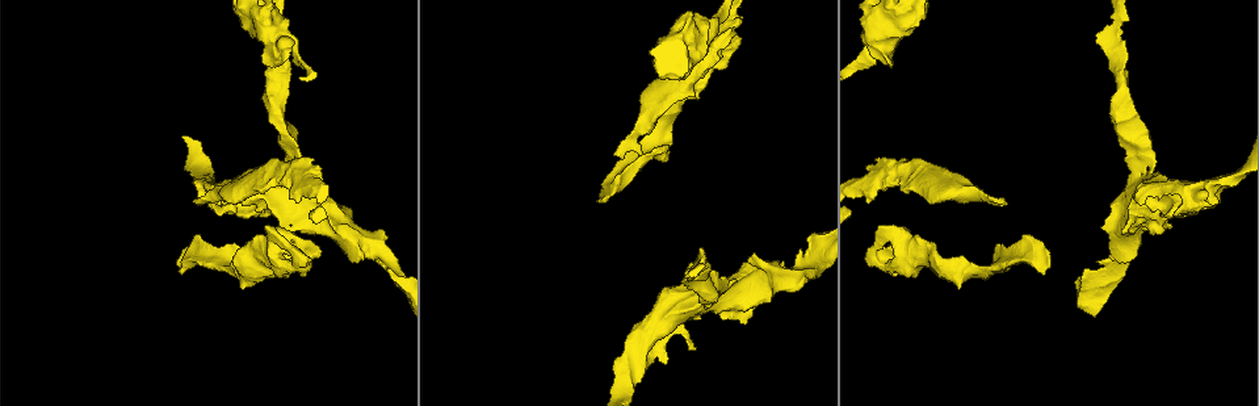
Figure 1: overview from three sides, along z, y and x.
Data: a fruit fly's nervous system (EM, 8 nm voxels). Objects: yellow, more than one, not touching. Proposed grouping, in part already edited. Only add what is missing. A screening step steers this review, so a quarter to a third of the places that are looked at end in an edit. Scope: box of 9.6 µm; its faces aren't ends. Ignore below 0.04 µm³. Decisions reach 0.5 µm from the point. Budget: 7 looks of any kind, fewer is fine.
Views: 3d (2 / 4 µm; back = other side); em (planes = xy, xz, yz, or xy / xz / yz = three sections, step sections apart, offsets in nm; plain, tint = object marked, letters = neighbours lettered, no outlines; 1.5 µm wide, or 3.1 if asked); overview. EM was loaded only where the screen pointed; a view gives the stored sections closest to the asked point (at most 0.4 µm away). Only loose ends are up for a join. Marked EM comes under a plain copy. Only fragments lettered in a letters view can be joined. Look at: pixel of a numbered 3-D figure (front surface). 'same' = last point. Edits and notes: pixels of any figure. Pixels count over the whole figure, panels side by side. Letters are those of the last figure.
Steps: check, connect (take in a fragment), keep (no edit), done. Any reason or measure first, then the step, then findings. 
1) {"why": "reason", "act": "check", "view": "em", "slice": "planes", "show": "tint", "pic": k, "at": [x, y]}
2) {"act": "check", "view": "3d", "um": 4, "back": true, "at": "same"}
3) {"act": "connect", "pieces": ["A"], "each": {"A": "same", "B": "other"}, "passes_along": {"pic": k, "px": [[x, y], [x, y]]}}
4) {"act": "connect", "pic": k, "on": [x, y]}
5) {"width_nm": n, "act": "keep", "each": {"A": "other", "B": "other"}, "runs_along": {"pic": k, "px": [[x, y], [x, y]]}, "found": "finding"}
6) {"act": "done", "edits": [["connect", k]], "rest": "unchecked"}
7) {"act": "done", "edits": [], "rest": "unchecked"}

{"why": "an open end", "act": "check", "view": "em", "slice": "xy", "step": 4, "show": "tint", "pic": 1, "at": [1051, 263]}

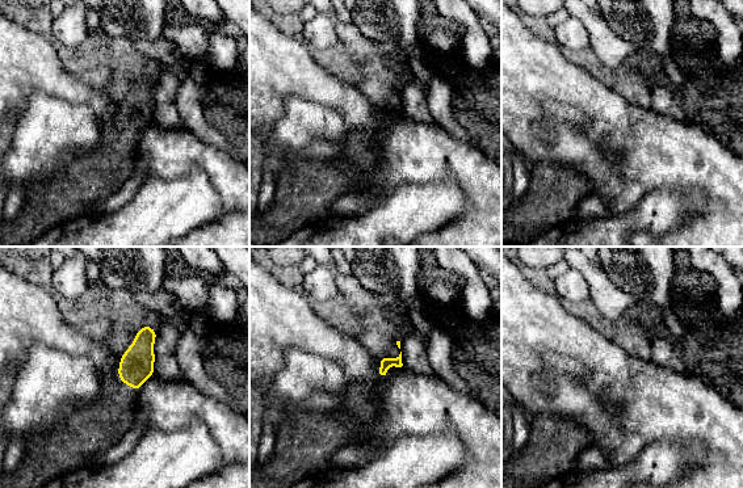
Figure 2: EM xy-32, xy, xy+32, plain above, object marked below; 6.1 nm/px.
{"act": "check", "view": "em", "slice": "xy", "step": 4, "show": "letters", "at": "same"}

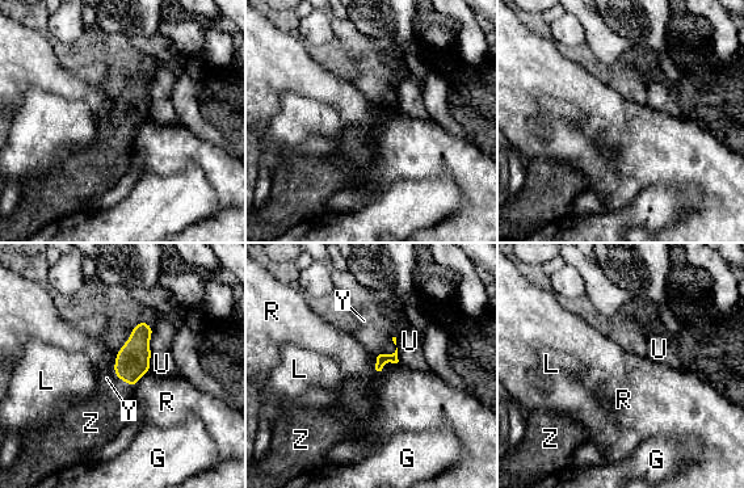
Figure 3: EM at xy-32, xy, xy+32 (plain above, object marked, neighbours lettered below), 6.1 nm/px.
{"act": "connect", "pieces": ["Z"], "each": {"G": "other", "L": "other", "R": "other", "U": "other", "Y": "other", "Z": "same"}, "passes_along": {"pic": 3, "px": [[133, 361], [126, 382], [106, 412]]}, "found": "it goes on there"}

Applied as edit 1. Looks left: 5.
{"why": "redraw", "act": "check", "view": "overview"}

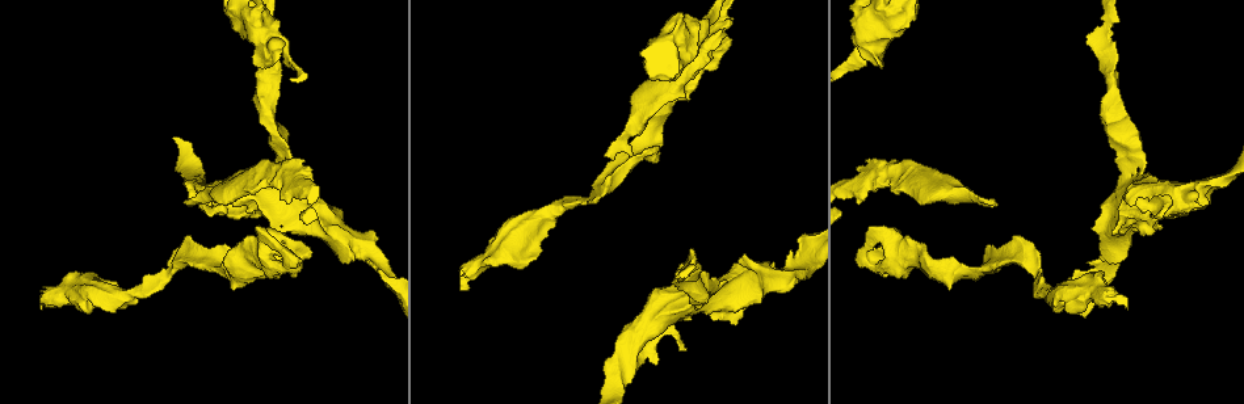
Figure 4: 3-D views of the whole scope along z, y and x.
{"why": "an open end", "act": "check", "view": "em", "slice": "yz", "step": 8, "show": "letters", "pic": 4, "at": [1206, 202]}

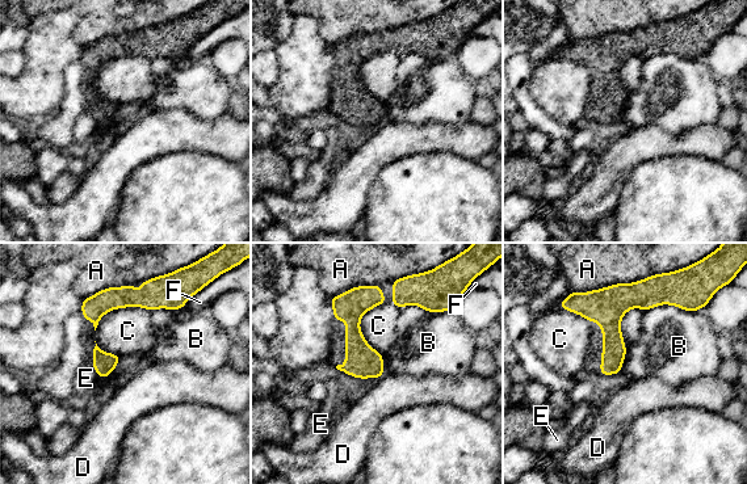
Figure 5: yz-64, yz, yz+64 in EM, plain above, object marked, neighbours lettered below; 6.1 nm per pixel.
{"act": "check", "view": "em", "slice": "xy", "step": 8, "show": "letters", "at": "same"}

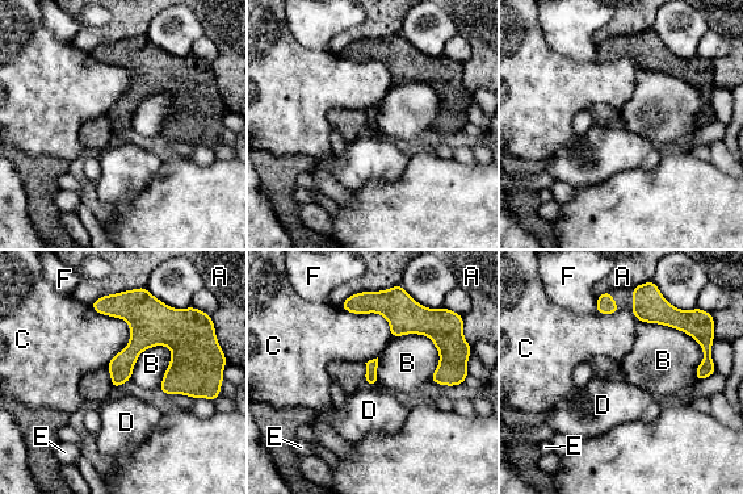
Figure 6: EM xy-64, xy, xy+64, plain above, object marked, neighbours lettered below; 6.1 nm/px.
{"act": "keep", "each": {"A": "other", "B": "other", "C": "other", "D": "other", "E": "other", "F": "other"}, "found": "no lettered fragment goes on from it"}

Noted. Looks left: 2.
{"act": "done", "edits": [["connect", 3]], "rest": "unchecked"}

